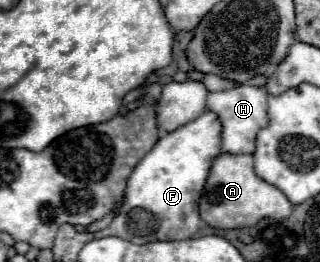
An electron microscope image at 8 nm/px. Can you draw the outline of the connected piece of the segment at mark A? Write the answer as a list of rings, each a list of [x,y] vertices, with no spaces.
[[[220,154],[210,168],[208,182],[200,198],[200,218],[214,228],[248,228],[262,218],[284,220],[292,214],[292,204],[276,186],[264,182],[254,172],[254,160],[248,154]]]

